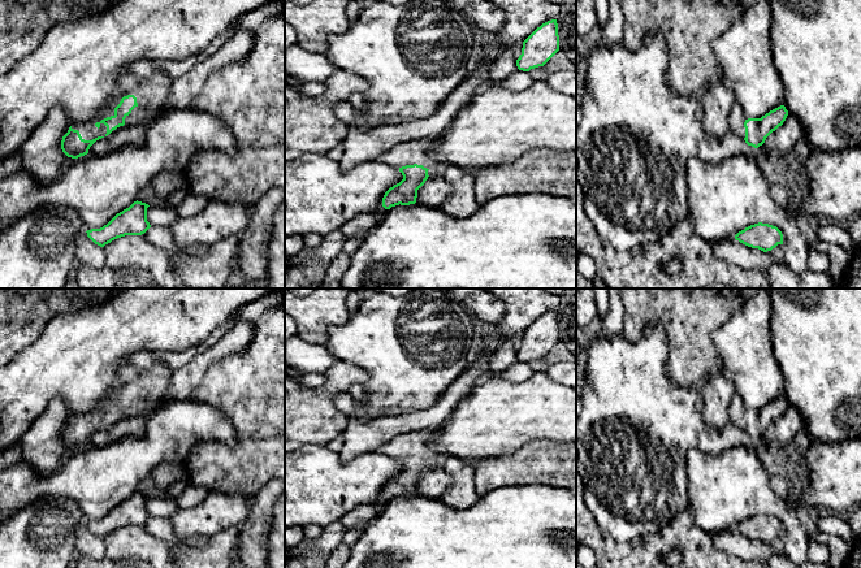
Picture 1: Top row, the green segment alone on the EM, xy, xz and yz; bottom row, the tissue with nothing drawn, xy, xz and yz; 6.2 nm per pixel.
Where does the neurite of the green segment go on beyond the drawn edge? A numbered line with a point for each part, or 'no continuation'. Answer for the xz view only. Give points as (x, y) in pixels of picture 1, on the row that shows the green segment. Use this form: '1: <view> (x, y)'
1: xz (412, 152)

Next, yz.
1: yz (736, 118)

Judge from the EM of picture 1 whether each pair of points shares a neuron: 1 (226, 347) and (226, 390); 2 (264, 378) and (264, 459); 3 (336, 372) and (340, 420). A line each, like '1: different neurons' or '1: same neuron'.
1: different neurons
2: same neuron
3: same neuron

